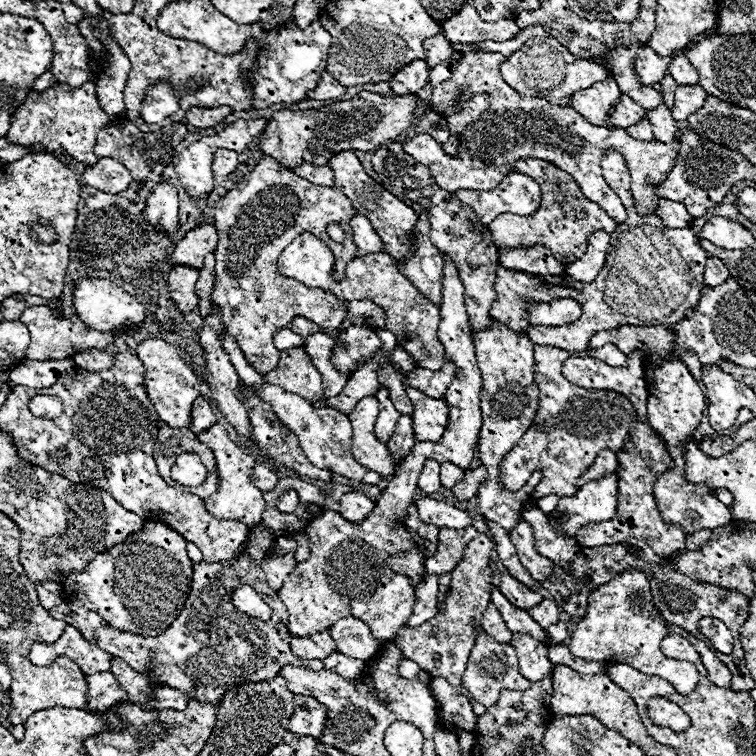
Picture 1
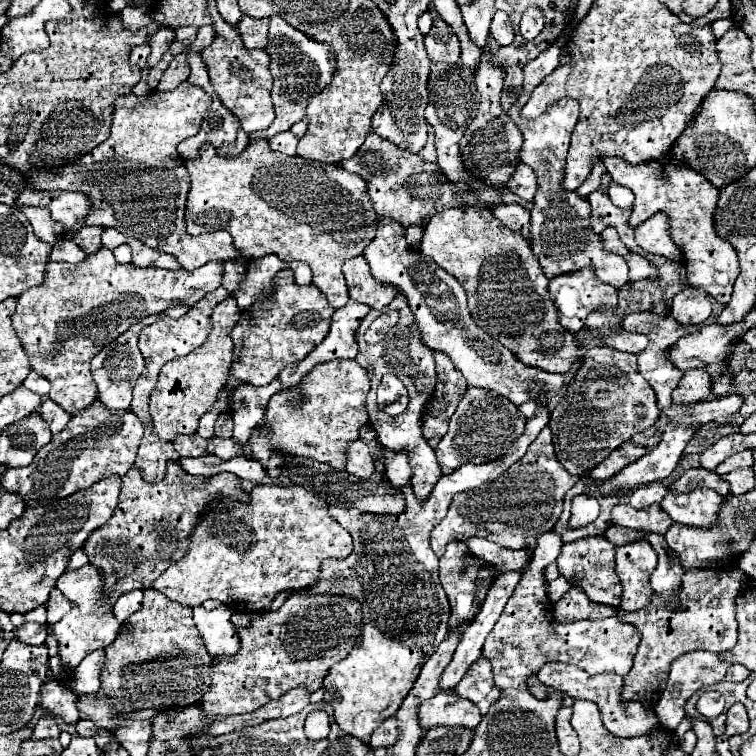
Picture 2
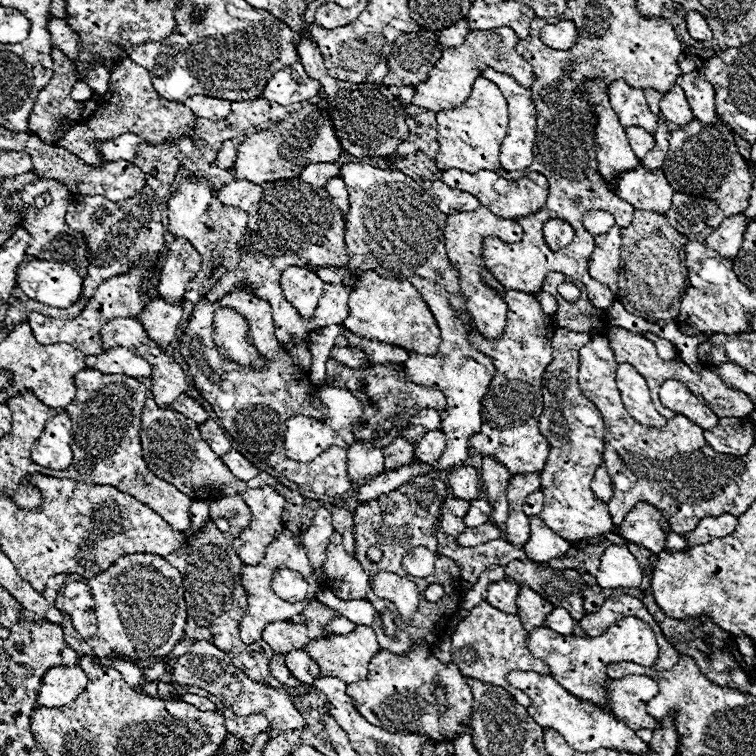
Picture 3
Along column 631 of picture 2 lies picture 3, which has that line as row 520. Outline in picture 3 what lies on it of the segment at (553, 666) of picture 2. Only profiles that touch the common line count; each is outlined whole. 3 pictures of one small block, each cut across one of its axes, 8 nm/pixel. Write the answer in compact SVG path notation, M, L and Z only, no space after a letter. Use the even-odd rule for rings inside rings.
M722 514L722 516L716 516L716 518L714 516L702 518L700 524L694 530L682 534L686 538L684 550L694 548L696 544L706 544L714 538L724 538L724 536L732 534L734 528L736 528L736 516L732 516L732 514Z

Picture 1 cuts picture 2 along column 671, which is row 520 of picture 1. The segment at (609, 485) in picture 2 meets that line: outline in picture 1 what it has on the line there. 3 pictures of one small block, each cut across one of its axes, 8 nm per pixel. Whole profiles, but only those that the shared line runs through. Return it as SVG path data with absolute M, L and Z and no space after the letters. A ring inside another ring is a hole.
M422 498L416 500L416 508L426 524L434 524L438 528L468 528L472 526L472 516L466 510L452 508L444 502Z

